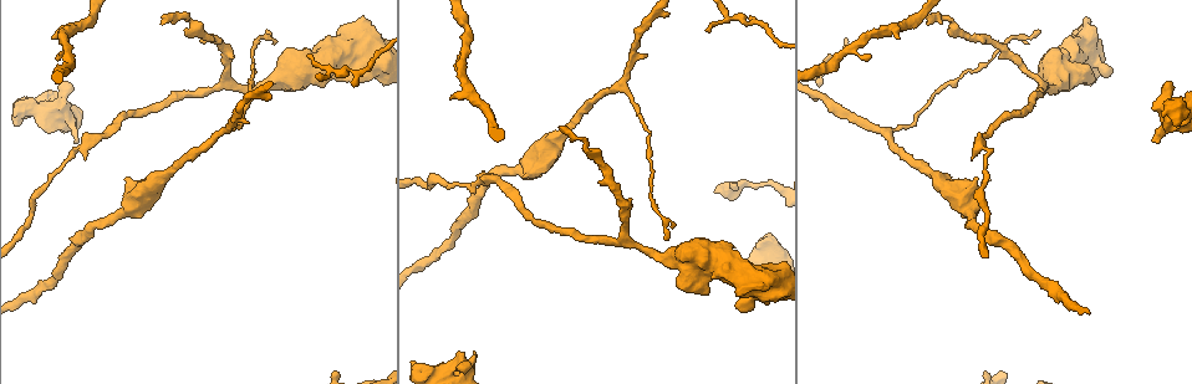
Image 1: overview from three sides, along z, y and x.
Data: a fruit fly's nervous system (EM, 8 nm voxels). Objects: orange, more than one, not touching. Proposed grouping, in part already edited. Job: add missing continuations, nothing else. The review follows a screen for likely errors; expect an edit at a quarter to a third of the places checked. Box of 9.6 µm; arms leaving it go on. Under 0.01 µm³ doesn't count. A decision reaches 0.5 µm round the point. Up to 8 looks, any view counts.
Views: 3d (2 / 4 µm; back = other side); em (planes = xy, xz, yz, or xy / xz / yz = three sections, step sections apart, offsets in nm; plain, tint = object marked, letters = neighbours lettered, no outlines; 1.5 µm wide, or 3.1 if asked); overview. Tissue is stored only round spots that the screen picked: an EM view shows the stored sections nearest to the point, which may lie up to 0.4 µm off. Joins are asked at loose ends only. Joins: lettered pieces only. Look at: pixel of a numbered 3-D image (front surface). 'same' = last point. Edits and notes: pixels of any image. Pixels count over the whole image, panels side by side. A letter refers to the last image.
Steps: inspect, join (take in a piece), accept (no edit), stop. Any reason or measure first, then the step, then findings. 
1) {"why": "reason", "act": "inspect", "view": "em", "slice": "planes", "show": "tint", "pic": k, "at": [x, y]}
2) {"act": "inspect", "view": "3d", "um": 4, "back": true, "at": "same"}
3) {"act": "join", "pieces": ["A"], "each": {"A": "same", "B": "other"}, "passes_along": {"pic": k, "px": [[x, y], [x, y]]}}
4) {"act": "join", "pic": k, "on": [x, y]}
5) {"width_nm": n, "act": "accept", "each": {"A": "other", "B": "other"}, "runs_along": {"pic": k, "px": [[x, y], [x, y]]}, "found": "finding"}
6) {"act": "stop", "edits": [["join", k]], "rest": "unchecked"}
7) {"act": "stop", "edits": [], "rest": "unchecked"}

{"why": "thin end", "act": "inspect", "view": "em", "slice": "yz", "step": 8, "show": "tint", "pic": 1, "at": [561, 128]}

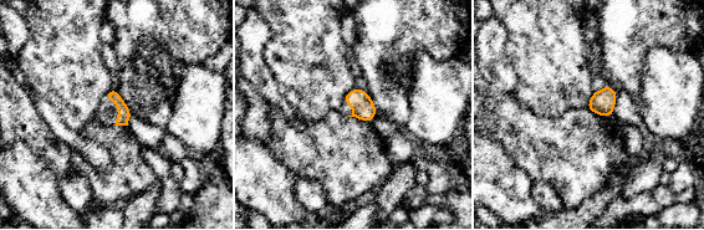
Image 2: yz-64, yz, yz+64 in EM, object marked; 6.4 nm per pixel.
{"why": "what lies round it", "act": "inspect", "view": "em", "slice": "yz", "step": 8, "show": "letters", "at": "same"}

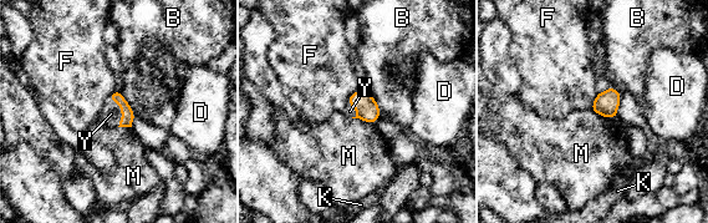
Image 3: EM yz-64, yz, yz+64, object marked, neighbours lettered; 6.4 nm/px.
{"act": "join", "pieces": ["Y"], "each": {"B": "other", "D": "other", "F": "other", "K": "other", "M": "other", "Y": "same"}, "passes_along": {"pic": 3, "px": [[127, 120], [121, 110], [111, 113]]}, "found": "it goes on there"}

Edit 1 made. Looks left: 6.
{"act": "inspect", "view": "overview"}

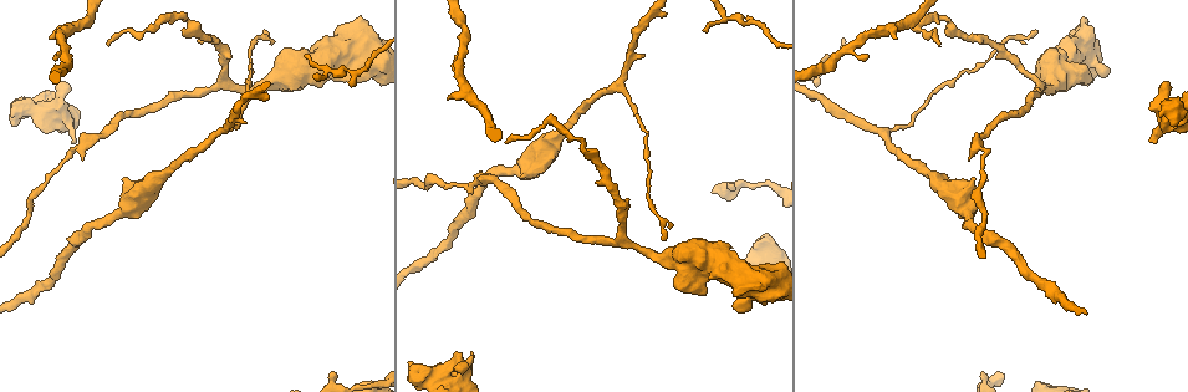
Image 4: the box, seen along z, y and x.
{"why": "thin end", "act": "inspect", "view": "3d", "um": 2, "pic": 4, "at": [447, 100]}

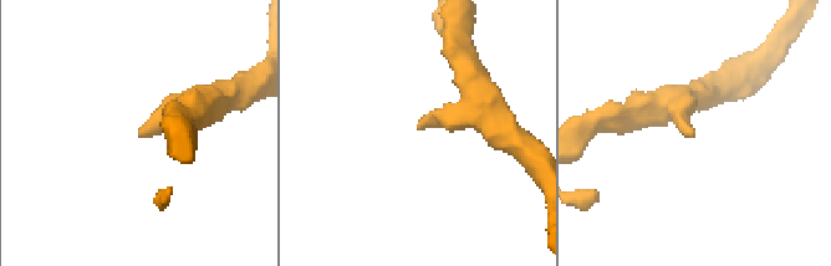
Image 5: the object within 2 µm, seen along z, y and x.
{"act": "inspect", "view": "em", "slice": "planes", "show": "letters", "pic": 5, "at": [693, 137]}

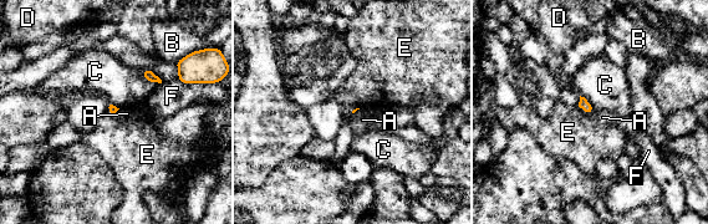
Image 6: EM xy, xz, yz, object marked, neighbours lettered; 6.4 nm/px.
{"longest_contact_nm": ["C", 160], "act": "accept", "each": {"A": "other", "B": "other", "C": "other", "D": "other", "E": "other", "F": "other"}, "found": "none of them fits"}

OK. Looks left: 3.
{"why": "an open end", "act": "inspect", "view": "3d", "um": 2, "pic": 4, "at": [473, 355]}

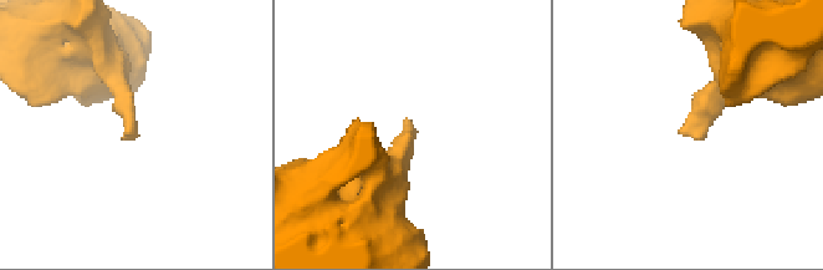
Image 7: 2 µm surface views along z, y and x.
{"why": "now the EM", "act": "inspect", "view": "em", "slice": "planes", "show": "letters", "pic": 7, "at": [690, 135]}

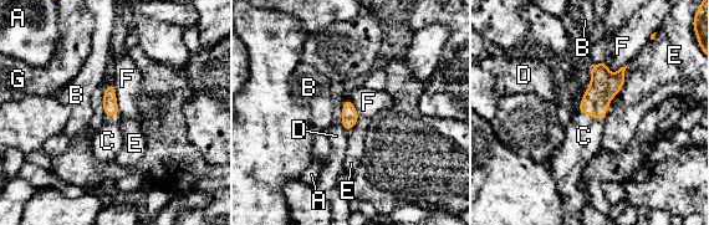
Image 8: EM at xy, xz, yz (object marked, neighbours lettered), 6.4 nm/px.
{"longest_contact_nm": ["E", 360], "act": "join", "pieces": ["C"], "each": {"A": "other", "B": "other", "C": "same", "D": "other", "E": "other", "F": "other", "G": "other"}, "passes_along": {"pic": 8, "px": [[603, 86], [592, 116], [583, 136]]}, "found": "it goes on there"}

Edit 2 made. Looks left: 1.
{"act": "stop", "edits": [["join", 3], ["join", 8]], "rest": "unchecked"}

